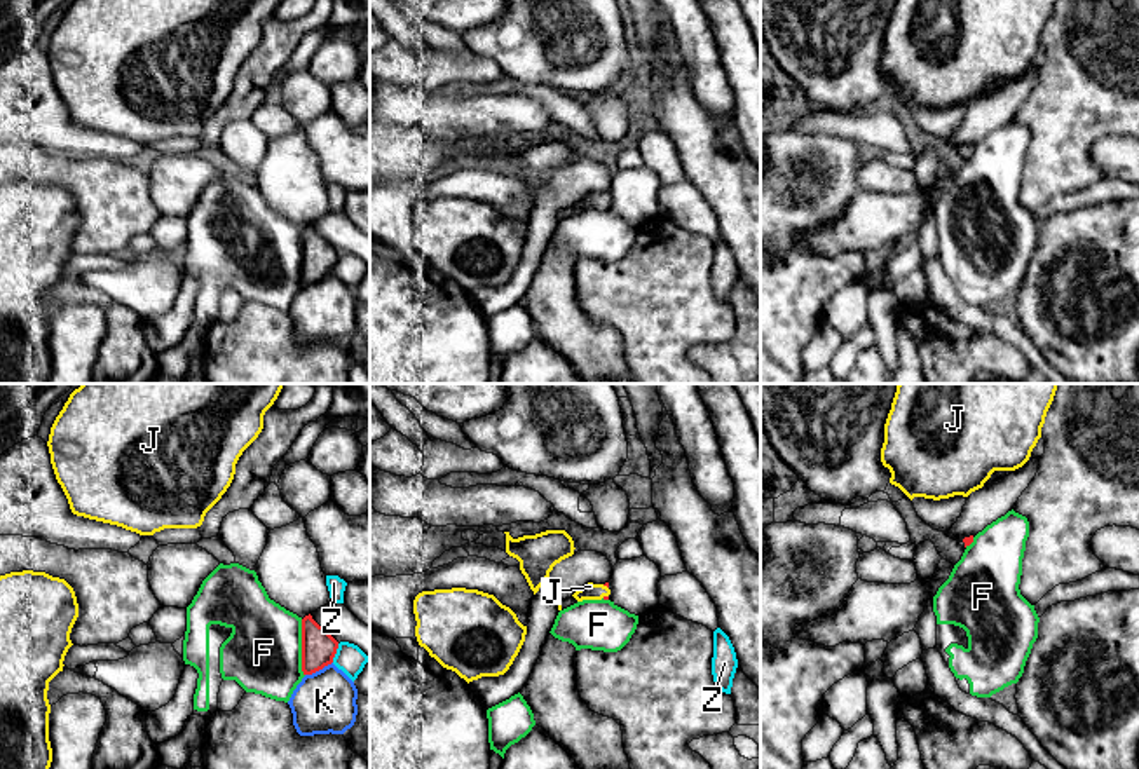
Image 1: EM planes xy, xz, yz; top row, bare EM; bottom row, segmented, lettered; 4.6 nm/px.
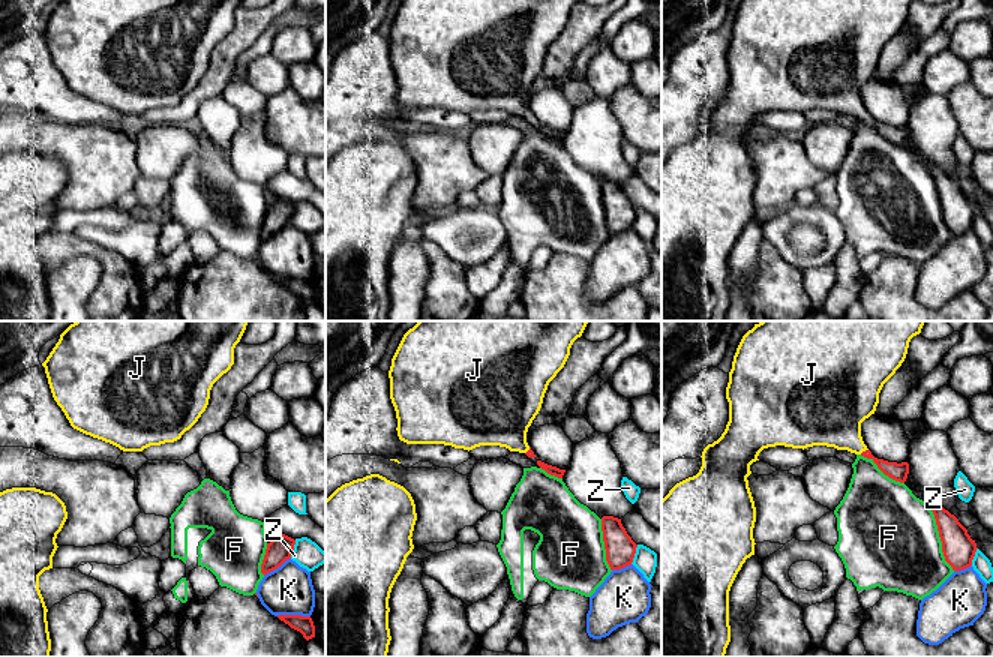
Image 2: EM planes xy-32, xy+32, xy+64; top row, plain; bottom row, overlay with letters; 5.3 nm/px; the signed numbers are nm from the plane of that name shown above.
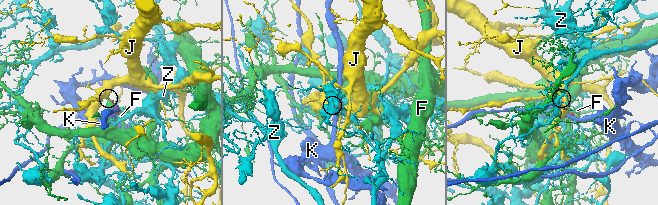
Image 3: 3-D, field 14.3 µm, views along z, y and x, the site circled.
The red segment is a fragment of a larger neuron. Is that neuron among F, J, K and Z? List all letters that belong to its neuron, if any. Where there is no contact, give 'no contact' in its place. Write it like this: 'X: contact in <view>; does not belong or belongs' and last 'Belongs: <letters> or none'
F: contact in xy; does not belong
J: contact in xz; belongs
K: contact in xy; does not belong
Z: contact in xy; does not belong
Belongs: J

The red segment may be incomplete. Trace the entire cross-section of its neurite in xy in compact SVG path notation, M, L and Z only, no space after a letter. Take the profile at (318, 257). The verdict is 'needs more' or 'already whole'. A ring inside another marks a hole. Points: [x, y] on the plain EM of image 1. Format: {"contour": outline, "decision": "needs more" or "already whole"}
{"contour": "M312 225L302 228L302 281L312 284L333 272L338 251Z", "decision": "already whole"}

